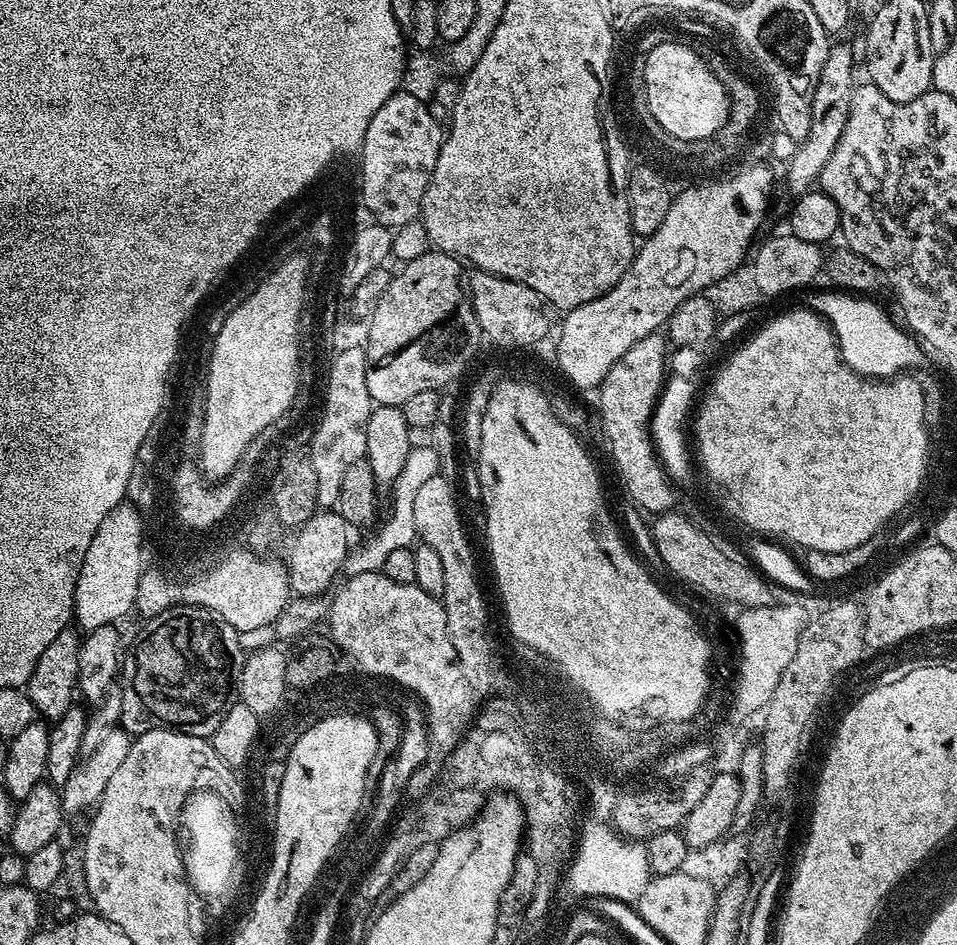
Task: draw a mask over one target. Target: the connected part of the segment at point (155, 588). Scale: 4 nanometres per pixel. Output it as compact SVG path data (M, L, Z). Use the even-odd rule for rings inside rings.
M237 551L233 556L225 555L219 564L201 571L199 576L195 576L194 582L186 583L181 589L168 584L164 572L153 577L140 576L135 615L146 620L157 609L177 599L180 604L205 608L212 615L234 626L241 634L256 632L259 628L271 629L290 599L287 567L276 558L261 558L252 552Z

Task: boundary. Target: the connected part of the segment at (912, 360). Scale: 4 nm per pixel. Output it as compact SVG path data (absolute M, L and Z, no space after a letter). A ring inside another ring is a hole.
M856 294L836 295L840 296L816 296L810 308L828 321L836 334L844 363L853 372L869 378L891 378L905 370L912 370L908 368L916 368L923 362L925 349L903 327L896 328L895 322L878 305L871 304L868 298L861 298Z

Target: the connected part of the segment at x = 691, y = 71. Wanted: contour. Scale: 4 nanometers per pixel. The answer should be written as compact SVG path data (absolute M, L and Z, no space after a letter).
M668 44L668 48L656 48L656 52L648 56L642 85L650 114L667 134L677 139L703 142L713 139L723 130L724 95L727 90L721 87L714 74L712 78L707 62L698 52L695 47L680 50L672 48L672 44Z

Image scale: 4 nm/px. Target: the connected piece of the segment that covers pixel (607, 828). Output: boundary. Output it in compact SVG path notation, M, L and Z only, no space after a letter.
M592 822L581 829L577 849L568 868L570 886L580 896L612 897L634 904L651 880L647 847L620 836L611 825Z

